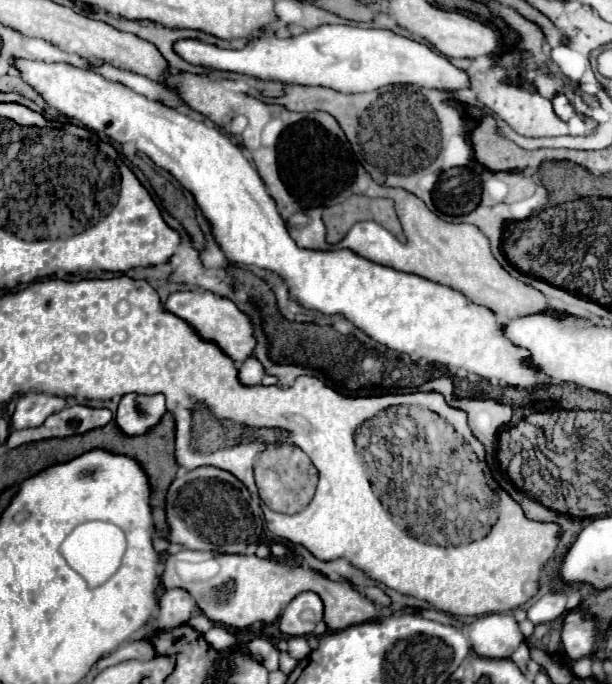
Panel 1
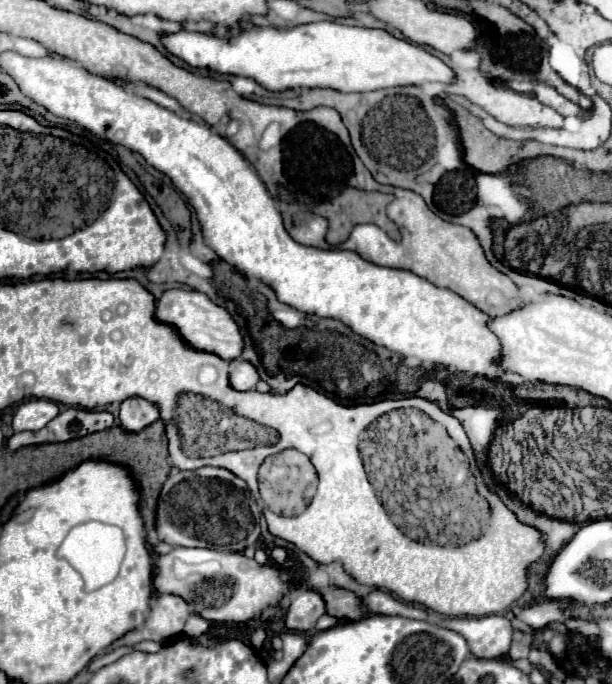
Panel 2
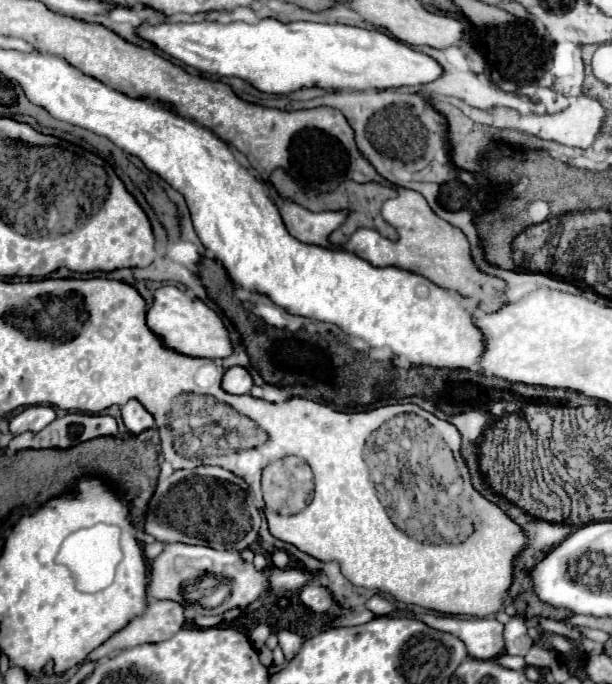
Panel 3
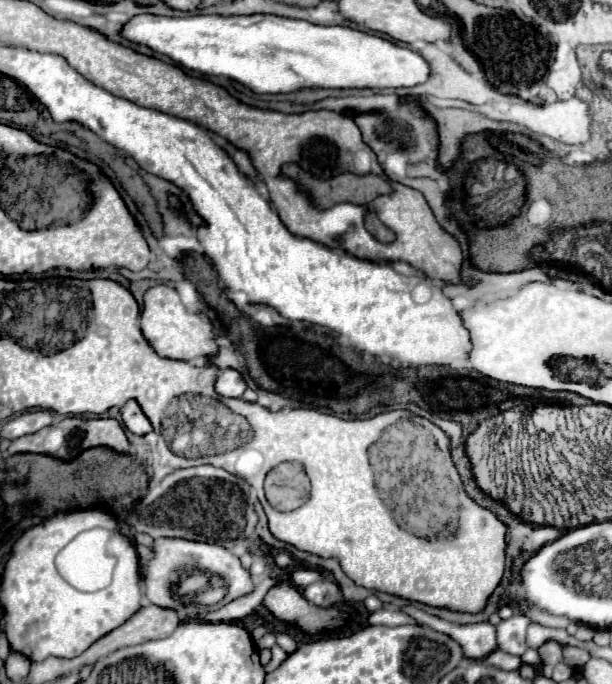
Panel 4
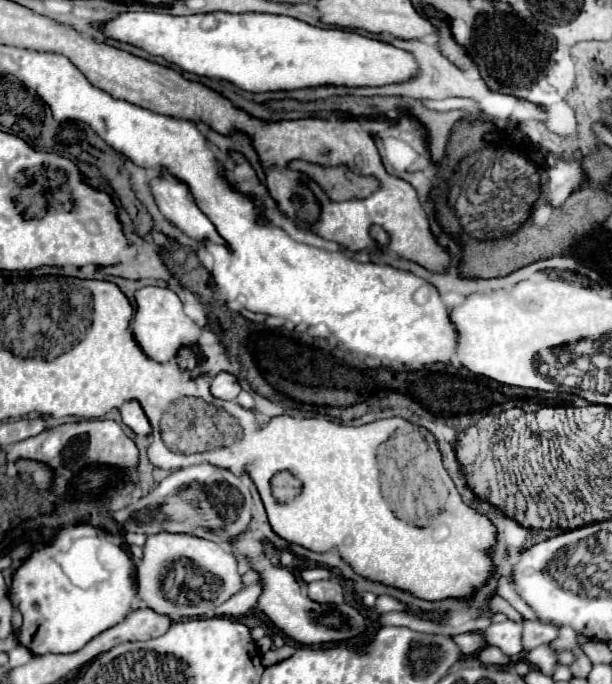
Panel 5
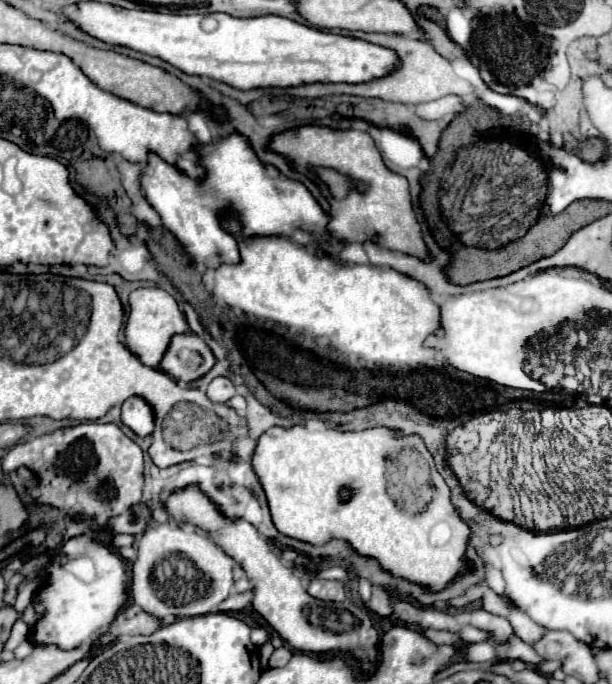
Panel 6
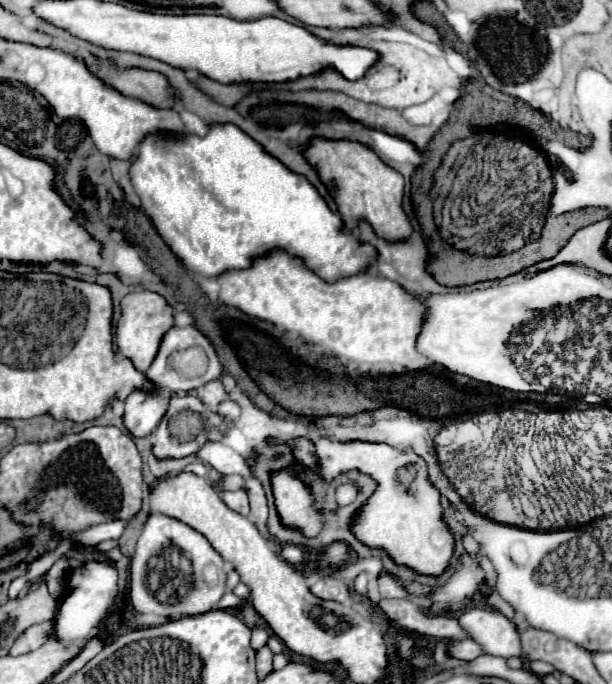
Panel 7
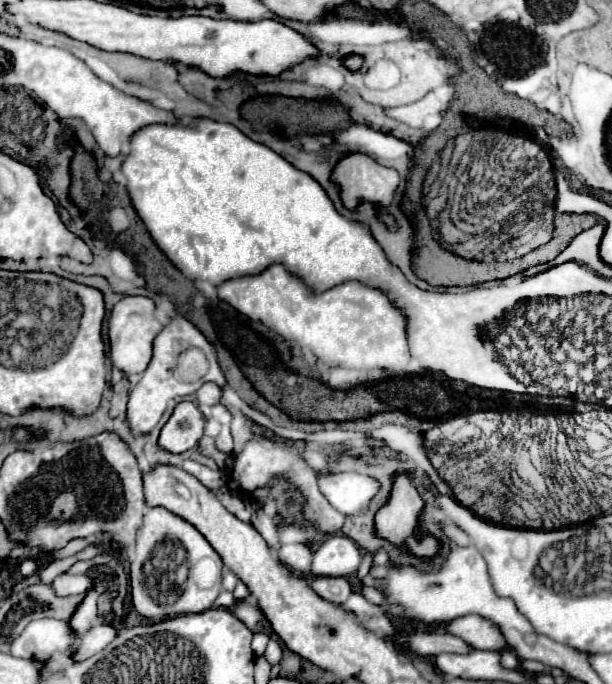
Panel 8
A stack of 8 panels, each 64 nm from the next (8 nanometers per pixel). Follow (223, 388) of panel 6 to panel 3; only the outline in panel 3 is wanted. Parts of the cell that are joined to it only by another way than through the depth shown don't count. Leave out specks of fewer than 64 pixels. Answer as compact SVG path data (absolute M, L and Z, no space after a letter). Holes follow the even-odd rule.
M232 366L222 376L222 388L228 394L248 394L252 388L252 378L246 368Z

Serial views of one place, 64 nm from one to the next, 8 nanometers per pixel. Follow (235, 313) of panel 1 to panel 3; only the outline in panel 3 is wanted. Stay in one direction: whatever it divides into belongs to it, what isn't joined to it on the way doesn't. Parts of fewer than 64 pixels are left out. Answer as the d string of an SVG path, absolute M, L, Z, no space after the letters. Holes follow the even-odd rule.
M162 286L154 292L152 306L146 312L146 324L166 348L192 358L226 358L232 354L232 340L224 328L220 316L210 310L204 302L188 298L176 286Z

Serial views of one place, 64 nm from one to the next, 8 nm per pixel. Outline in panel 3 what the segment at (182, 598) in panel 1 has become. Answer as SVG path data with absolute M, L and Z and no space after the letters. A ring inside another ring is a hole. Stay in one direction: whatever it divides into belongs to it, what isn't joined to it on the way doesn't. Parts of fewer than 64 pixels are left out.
M150 600L146 612L130 620L120 632L112 634L100 648L92 650L88 662L98 662L104 656L118 652L120 648L132 648L146 642L162 642L172 638L184 626L184 610L172 600Z

